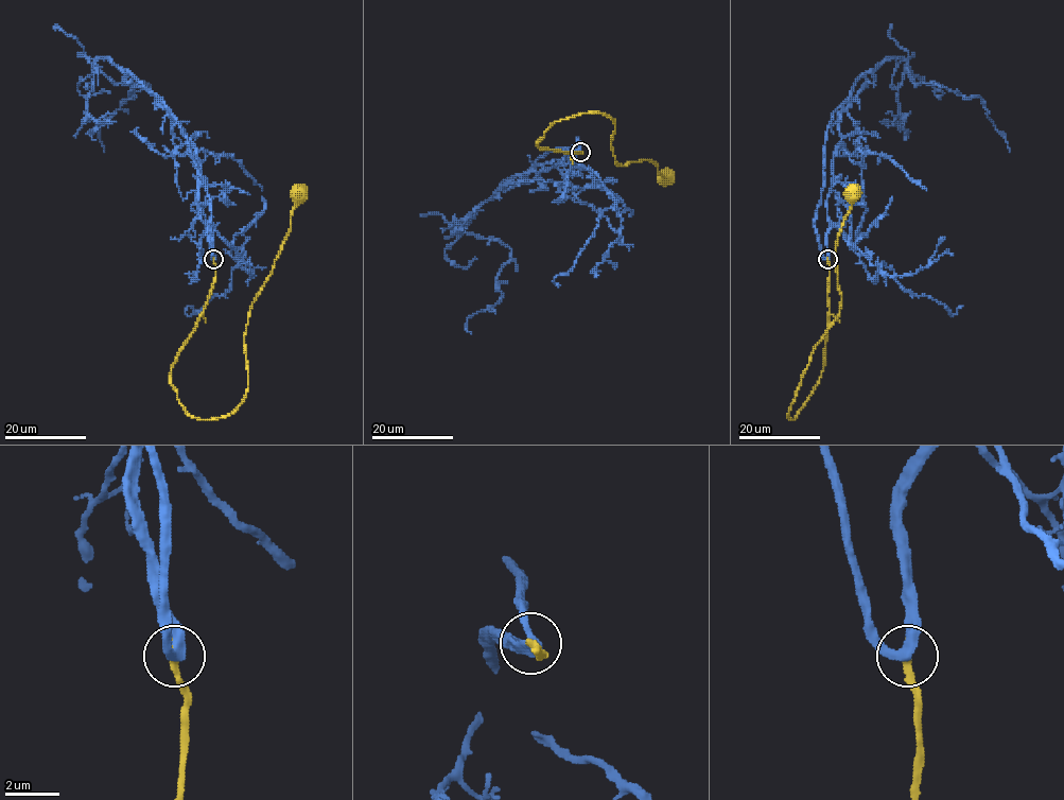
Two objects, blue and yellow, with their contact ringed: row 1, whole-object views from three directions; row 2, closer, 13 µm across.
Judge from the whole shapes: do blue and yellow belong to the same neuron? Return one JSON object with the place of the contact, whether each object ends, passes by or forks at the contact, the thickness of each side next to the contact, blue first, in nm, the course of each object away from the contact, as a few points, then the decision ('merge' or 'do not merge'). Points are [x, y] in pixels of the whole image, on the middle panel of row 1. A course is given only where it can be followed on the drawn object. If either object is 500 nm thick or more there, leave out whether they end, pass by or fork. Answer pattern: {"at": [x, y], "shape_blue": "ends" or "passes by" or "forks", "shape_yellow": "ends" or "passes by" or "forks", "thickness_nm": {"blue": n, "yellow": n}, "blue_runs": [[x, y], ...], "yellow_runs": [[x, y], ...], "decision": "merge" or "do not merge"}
{"at": [580, 152], "shape_blue": "passes by", "shape_yellow": "ends", "thickness_nm": {"blue": 320, "yellow": 280}, "blue_runs": [[580, 152], [510, 177], [467, 226], [511, 250], [496, 279], [501, 300], [468, 319], [471, 333]], "yellow_runs": [[580, 152], [536, 144], [555, 121], [604, 114], [613, 121], [615, 162], [626, 166], [647, 159], [670, 179]], "decision": "merge"}

